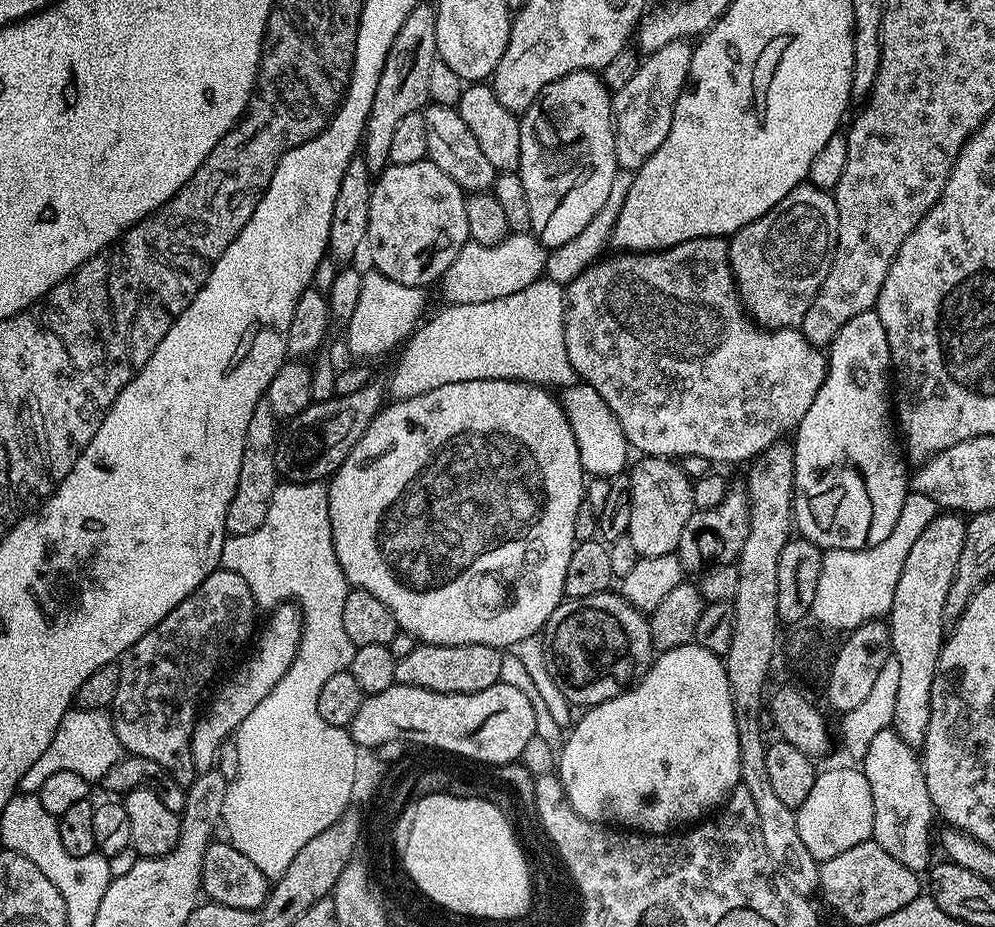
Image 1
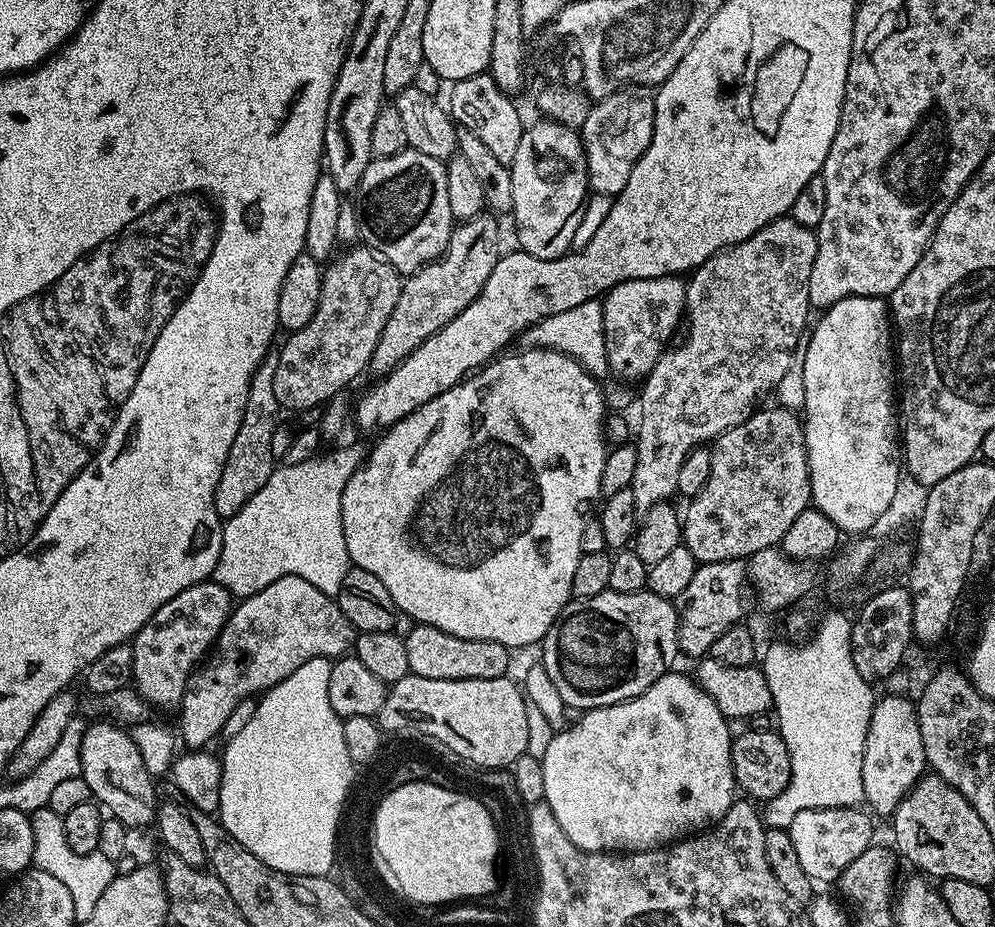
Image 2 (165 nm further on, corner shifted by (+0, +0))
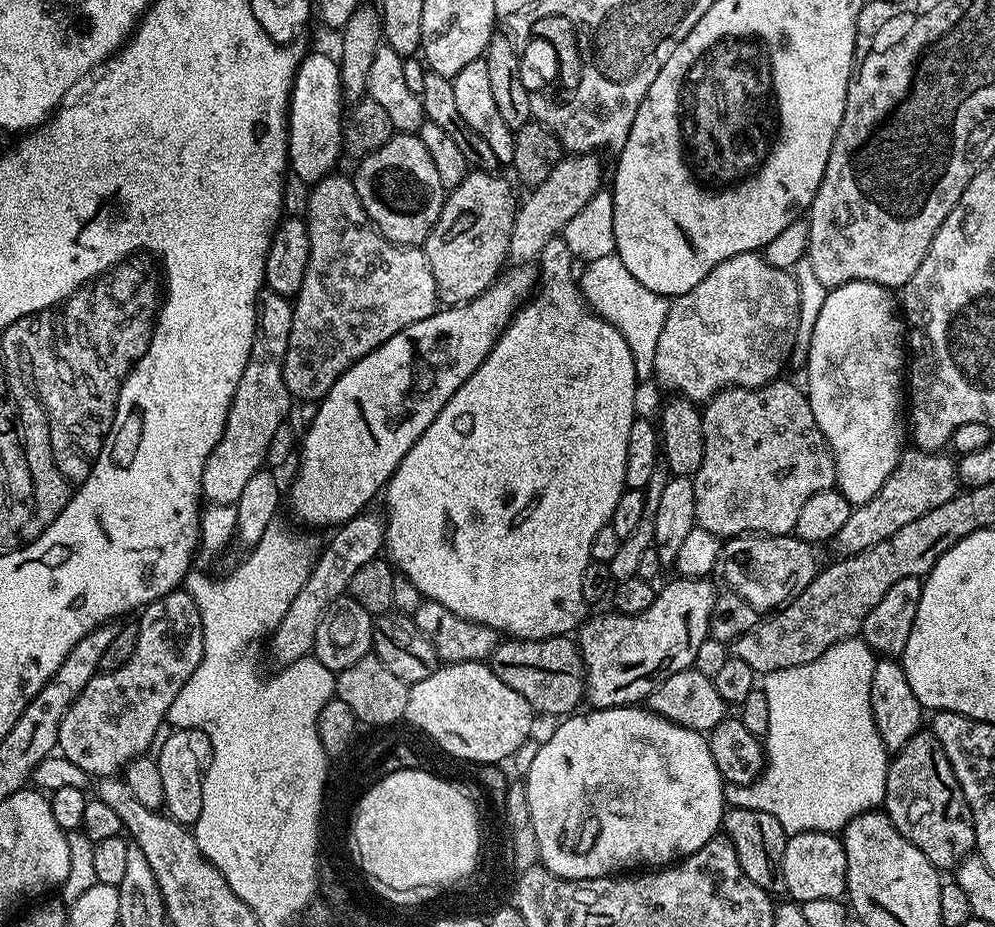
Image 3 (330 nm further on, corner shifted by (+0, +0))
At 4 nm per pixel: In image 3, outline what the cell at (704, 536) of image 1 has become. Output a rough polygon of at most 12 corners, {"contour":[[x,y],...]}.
{"contour":[[805,389],[703,405],[696,523],[795,533],[836,460]]}

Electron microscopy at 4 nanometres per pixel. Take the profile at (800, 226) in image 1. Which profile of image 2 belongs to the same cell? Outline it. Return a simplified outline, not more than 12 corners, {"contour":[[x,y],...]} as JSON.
{"contour":[[815,231],[691,273],[638,392],[637,513],[752,415],[809,327]]}

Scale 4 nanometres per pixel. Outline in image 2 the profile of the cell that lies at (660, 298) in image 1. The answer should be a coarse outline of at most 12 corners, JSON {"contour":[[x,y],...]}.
{"contour":[[680,276],[627,280],[602,303],[608,367],[648,375],[685,319]]}

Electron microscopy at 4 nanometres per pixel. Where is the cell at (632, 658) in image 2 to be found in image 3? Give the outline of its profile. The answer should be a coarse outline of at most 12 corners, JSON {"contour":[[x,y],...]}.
{"contour":[[711,579],[578,628],[593,709],[636,706],[709,639]]}

